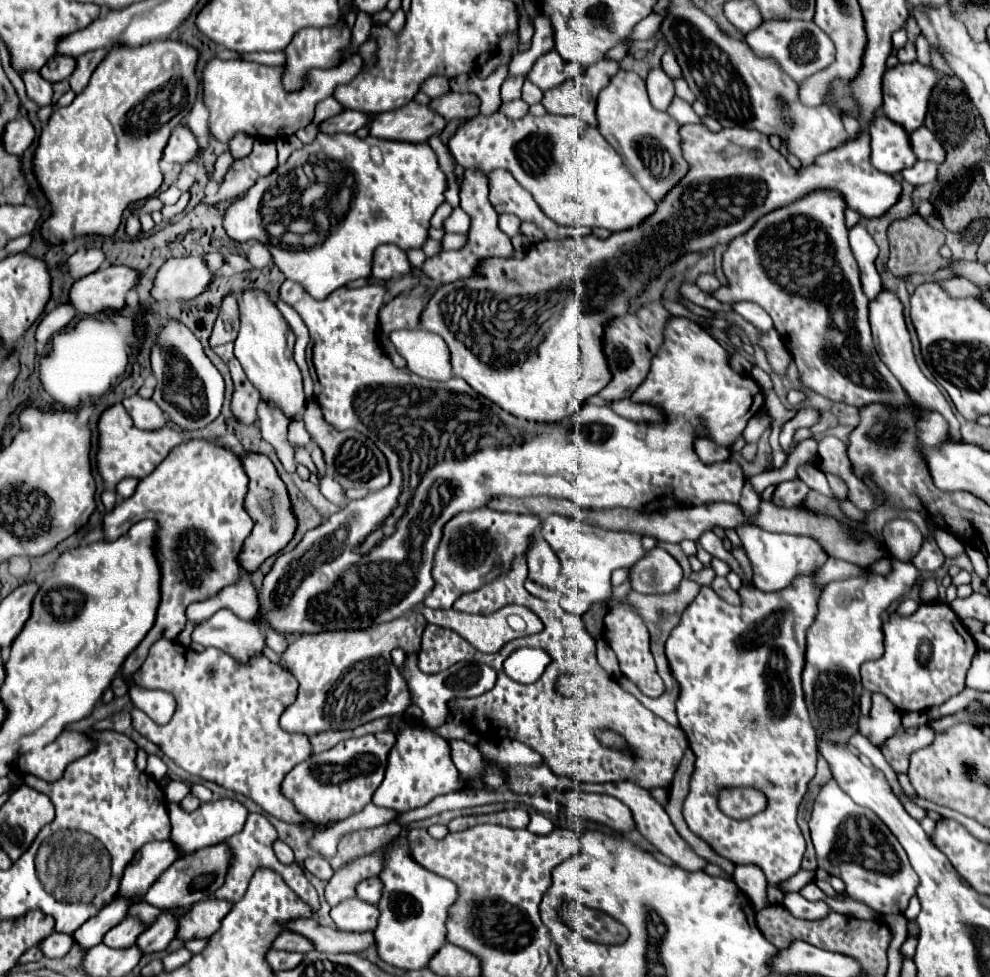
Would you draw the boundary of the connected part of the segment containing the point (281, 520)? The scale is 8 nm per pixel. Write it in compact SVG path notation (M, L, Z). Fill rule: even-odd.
M252 450L240 454L240 460L242 460L244 472L246 472L248 480L250 480L248 482L248 492L246 492L246 498L244 498L244 508L250 514L250 518L254 520L254 528L252 528L250 536L244 540L244 544L242 544L238 562L240 562L240 566L242 566L242 570L246 574L252 574L270 556L278 554L294 538L294 532L298 528L298 518L294 514L292 500L290 500L290 494L286 490L286 484L278 476L272 460L268 456L264 456L264 454L258 454L258 452L252 452Z

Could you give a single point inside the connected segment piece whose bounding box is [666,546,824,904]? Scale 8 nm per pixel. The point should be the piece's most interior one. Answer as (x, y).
(741, 706)

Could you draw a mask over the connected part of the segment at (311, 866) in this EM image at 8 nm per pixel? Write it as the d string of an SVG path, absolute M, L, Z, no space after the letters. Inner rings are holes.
M310 856L310 858L306 858L304 866L306 866L306 870L308 870L310 874L314 874L314 876L320 878L320 880L330 880L330 876L334 874L334 870L332 870L332 866L328 864L328 860L324 860L324 858L320 858L320 856Z

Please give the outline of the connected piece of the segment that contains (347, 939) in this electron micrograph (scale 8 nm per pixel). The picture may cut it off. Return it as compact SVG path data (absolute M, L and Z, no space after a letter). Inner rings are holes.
M294 918L286 922L284 926L290 932L306 936L316 950L320 952L360 952L372 942L372 932L364 934L352 934L352 932L340 932L334 928L320 926L314 918Z

